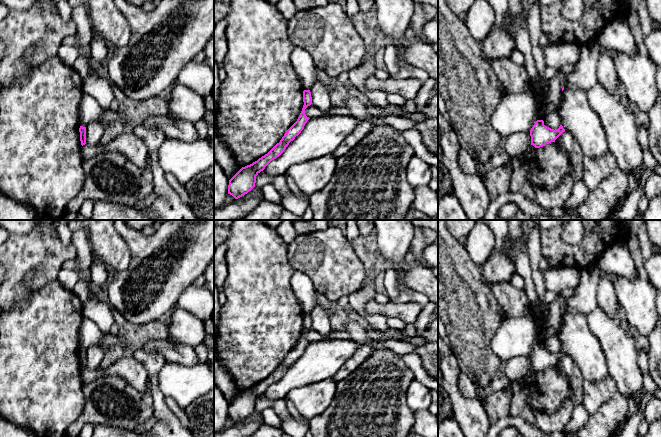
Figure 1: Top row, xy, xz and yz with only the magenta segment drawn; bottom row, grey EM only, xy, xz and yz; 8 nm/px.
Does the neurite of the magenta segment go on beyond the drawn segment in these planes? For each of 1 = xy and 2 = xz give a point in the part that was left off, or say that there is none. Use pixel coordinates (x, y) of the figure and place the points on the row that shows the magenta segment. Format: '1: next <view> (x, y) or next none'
1: next none
2: next none

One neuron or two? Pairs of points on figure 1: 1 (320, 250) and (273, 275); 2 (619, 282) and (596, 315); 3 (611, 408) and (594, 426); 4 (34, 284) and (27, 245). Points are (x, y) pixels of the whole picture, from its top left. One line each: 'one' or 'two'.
1: two
2: two
3: one
4: one

